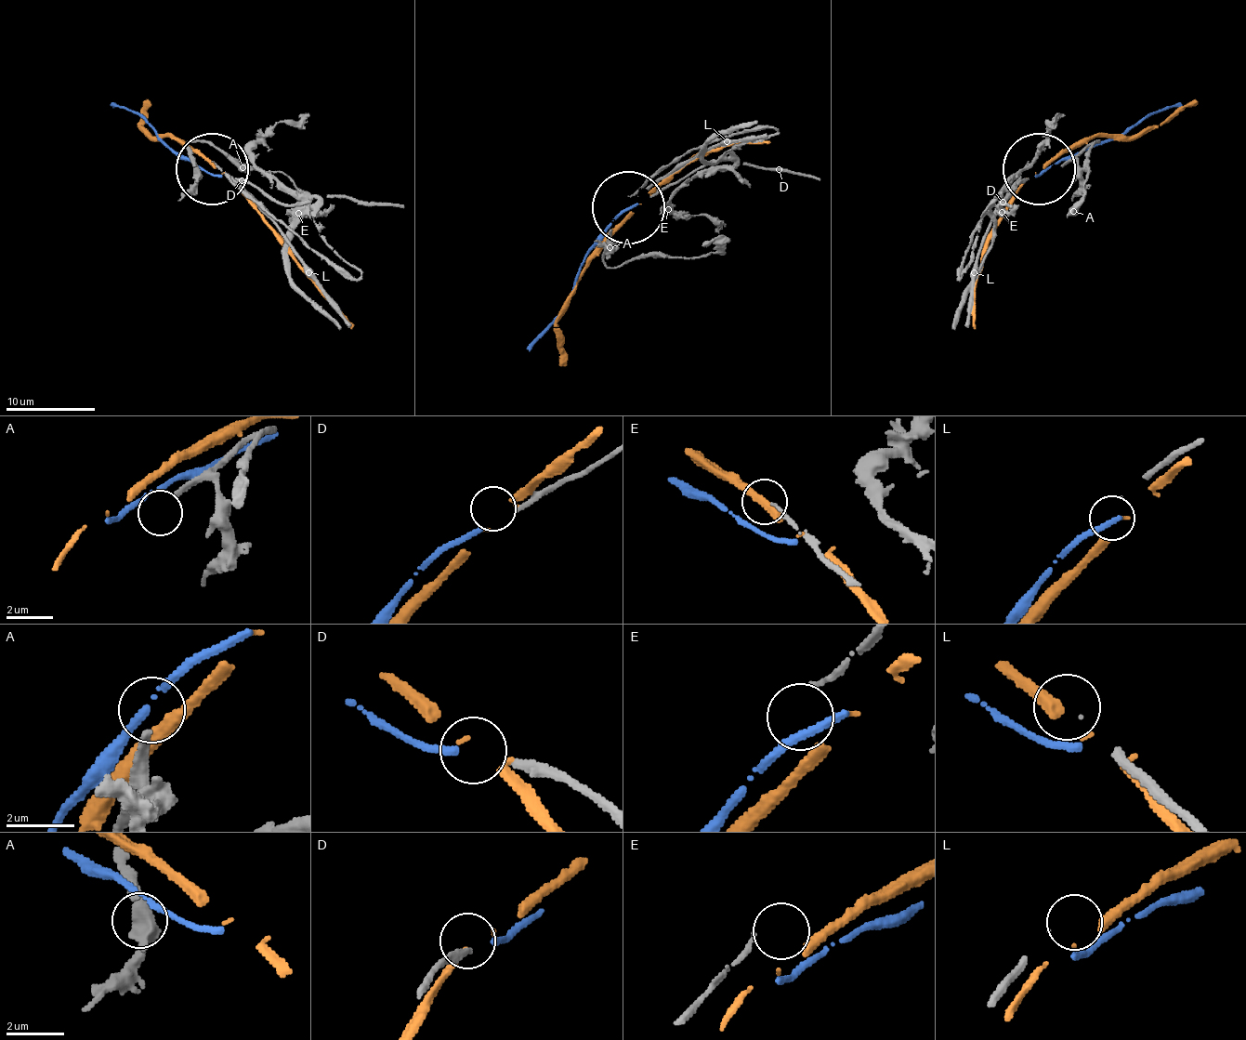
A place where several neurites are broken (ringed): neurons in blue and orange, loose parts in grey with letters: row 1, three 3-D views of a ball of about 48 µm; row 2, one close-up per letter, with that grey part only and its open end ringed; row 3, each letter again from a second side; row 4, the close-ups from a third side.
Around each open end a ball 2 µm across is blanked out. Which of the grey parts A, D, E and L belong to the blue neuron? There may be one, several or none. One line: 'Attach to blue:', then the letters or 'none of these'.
Attach to blue: D

